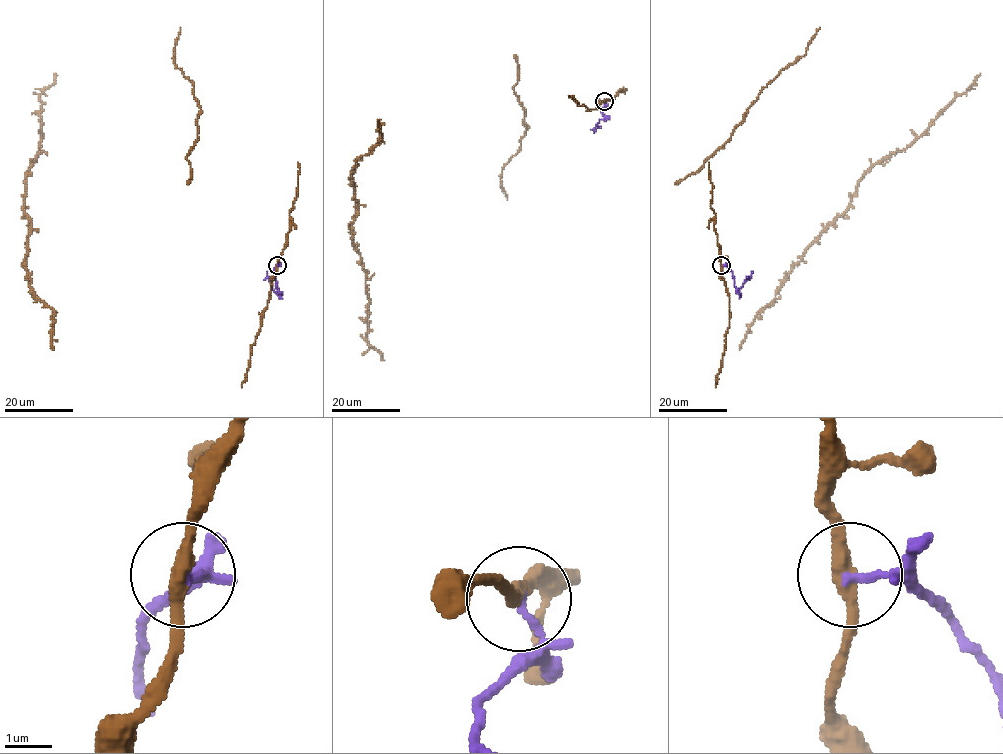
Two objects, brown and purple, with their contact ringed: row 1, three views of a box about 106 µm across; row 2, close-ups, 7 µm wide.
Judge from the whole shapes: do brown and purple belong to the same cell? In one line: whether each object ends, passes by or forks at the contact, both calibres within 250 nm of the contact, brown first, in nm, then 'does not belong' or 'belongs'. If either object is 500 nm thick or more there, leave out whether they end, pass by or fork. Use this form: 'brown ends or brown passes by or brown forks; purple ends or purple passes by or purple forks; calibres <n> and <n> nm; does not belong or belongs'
brown passes by; purple ends; calibres 320 and 170 nm; does not belong

